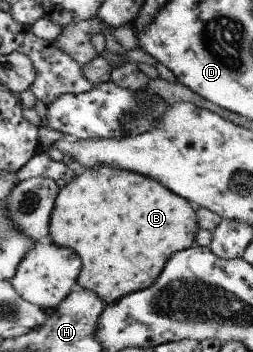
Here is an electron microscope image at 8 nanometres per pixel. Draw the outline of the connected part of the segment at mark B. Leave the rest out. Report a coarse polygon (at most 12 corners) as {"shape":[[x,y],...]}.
{"shape":[[96,165],[60,189],[48,229],[105,305],[196,245],[196,207]]}

